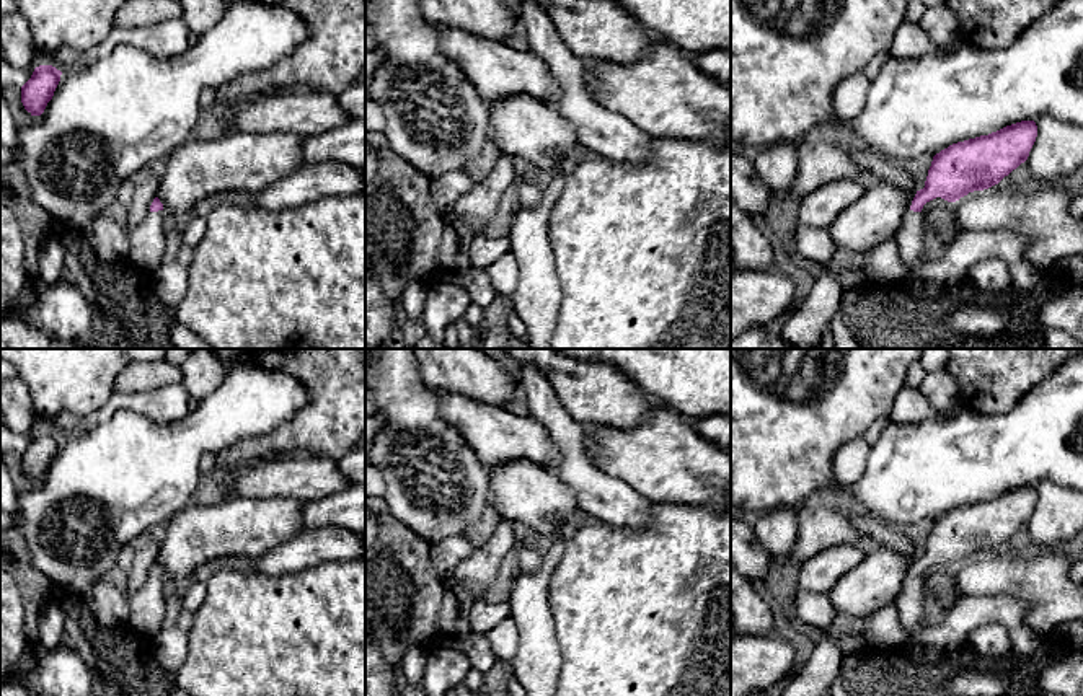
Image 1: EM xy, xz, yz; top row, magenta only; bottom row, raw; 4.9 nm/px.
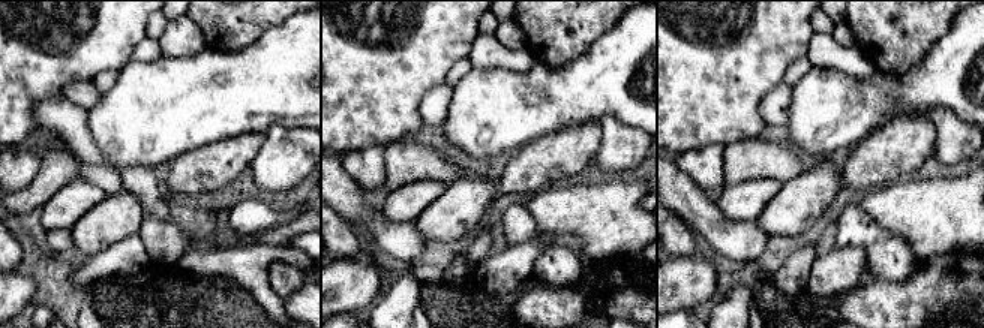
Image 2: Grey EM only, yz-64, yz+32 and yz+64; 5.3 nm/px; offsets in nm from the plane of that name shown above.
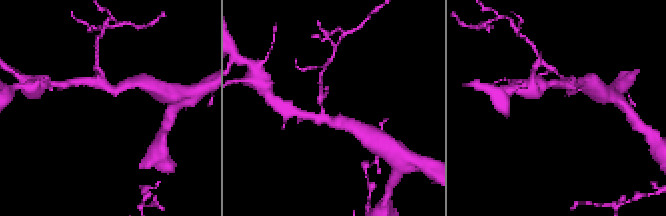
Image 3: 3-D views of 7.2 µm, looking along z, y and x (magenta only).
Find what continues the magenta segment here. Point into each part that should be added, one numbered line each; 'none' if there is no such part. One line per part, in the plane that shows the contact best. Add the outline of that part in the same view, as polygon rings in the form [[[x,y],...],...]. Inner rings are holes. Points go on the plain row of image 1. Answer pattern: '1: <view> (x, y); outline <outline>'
1: yz (910, 603); outline [[[908,574],[904,580],[900,595],[894,601],[899,610],[900,624],[908,634],[920,632],[930,626],[925,619],[925,595],[926,584],[922,577]]]

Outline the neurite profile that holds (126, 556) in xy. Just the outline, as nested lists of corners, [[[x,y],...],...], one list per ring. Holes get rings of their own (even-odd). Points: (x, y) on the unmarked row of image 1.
[[[126,544],[121,548],[119,554],[117,554],[117,564],[116,567],[119,567],[121,570],[124,570],[126,574],[130,572],[132,566],[134,566],[134,559],[135,559],[135,549],[132,544]]]

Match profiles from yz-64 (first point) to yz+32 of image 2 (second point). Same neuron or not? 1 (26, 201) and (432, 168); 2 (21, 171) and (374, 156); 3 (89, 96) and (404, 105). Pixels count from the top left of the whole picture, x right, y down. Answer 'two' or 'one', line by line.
1: one
2: one
3: two

